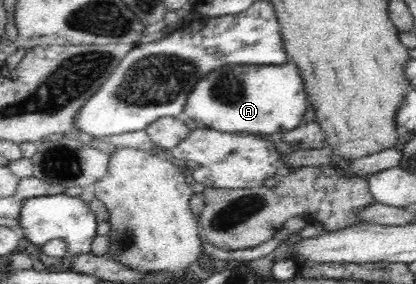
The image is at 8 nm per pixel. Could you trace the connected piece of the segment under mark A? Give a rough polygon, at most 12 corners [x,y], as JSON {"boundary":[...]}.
{"boundary":[[229,65],[202,77],[183,114],[222,133],[296,129],[299,69]]}

